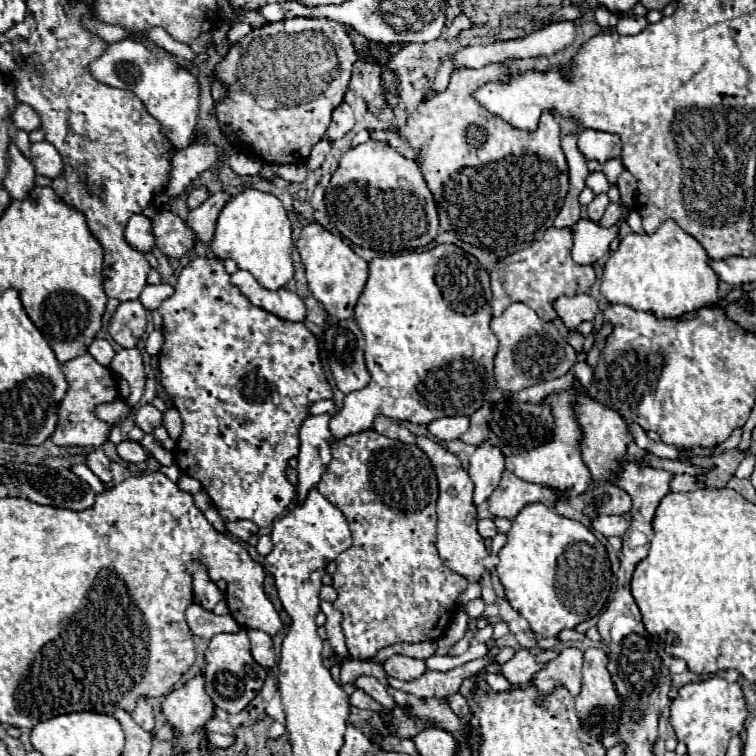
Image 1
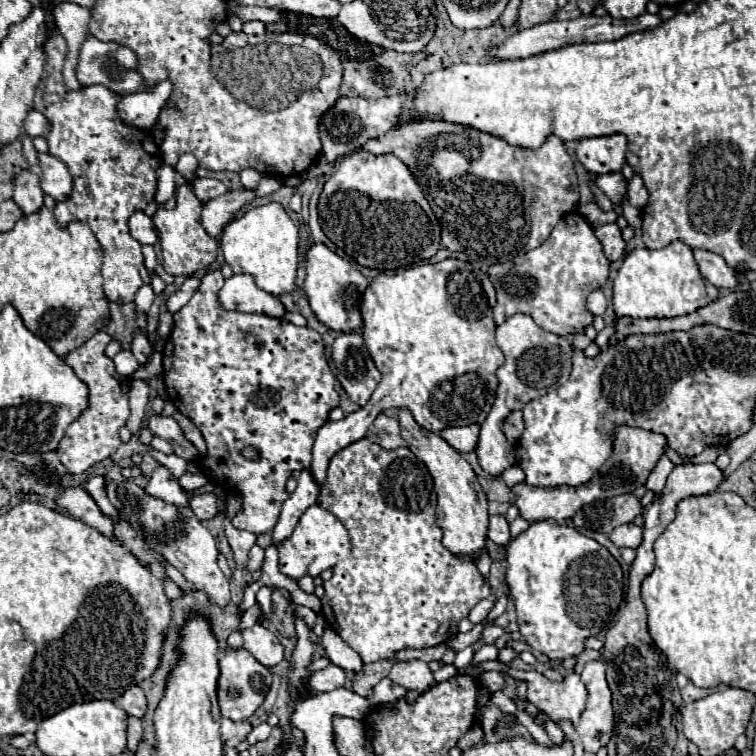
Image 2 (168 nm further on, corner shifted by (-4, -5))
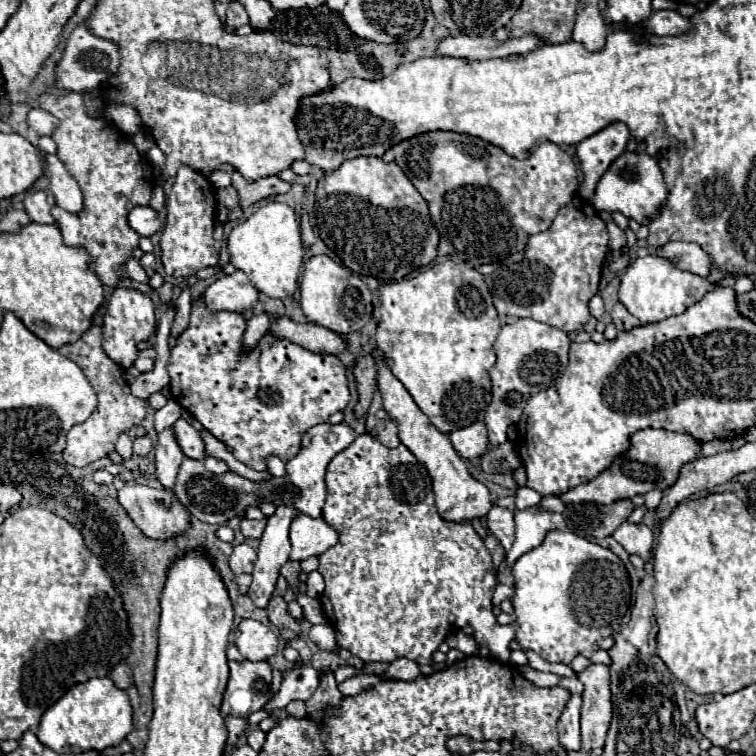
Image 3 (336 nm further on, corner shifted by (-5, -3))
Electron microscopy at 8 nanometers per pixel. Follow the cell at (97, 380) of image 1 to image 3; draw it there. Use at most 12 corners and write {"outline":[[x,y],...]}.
{"outline":[[91,325],[59,353],[81,367],[99,405],[67,433],[63,457],[85,467],[145,419]]}

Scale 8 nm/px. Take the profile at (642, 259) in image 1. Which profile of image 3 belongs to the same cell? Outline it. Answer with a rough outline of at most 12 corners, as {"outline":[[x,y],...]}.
{"outline":[[663,257],[635,259],[619,301],[643,325],[703,299],[715,285]]}

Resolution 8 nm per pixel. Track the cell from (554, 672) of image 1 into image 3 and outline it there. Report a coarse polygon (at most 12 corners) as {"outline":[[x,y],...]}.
{"outline":[[571,695],[559,717],[559,741],[567,751],[581,749],[581,695]]}

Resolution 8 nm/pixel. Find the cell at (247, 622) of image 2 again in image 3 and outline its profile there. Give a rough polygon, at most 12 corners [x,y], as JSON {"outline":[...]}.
{"outline":[[281,505],[267,519],[249,599],[267,607],[279,569],[289,561],[289,525]]}

